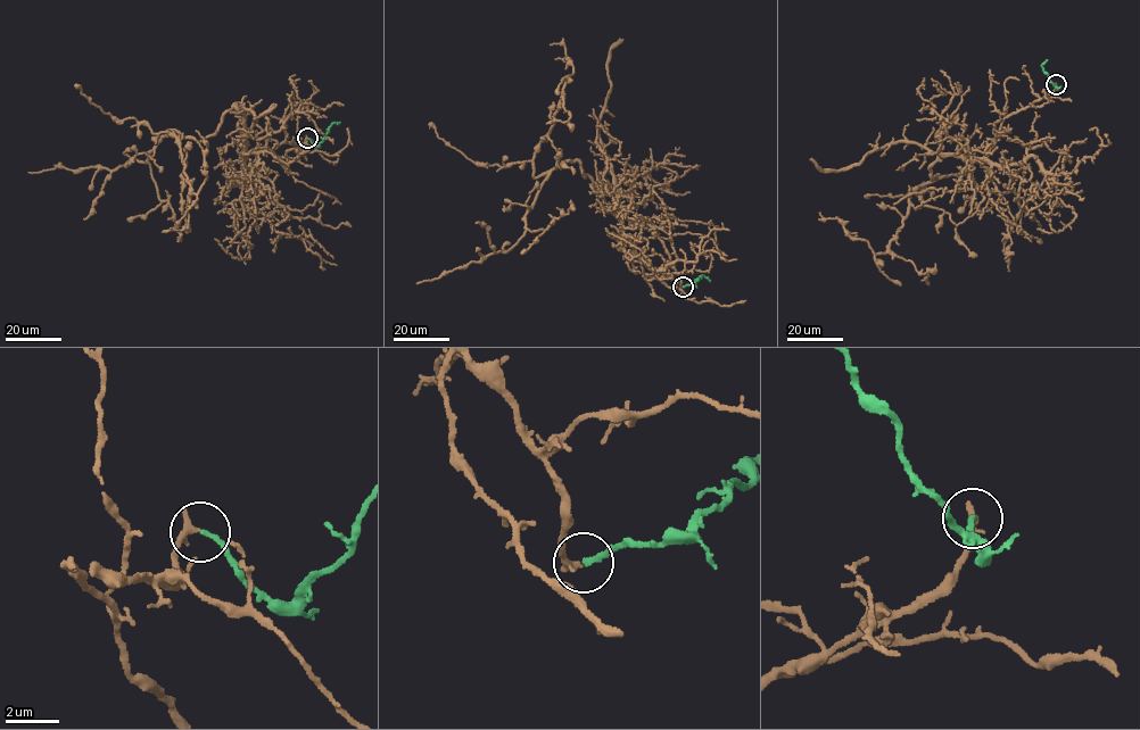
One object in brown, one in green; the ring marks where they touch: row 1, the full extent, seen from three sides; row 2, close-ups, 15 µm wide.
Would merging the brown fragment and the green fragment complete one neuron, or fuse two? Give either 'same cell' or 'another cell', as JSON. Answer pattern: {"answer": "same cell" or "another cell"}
{"answer": "same cell"}

